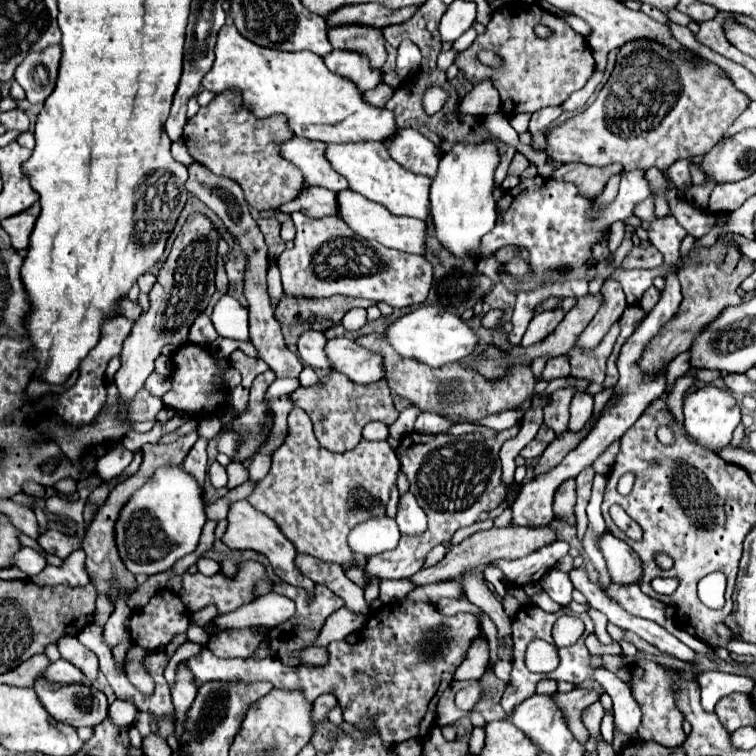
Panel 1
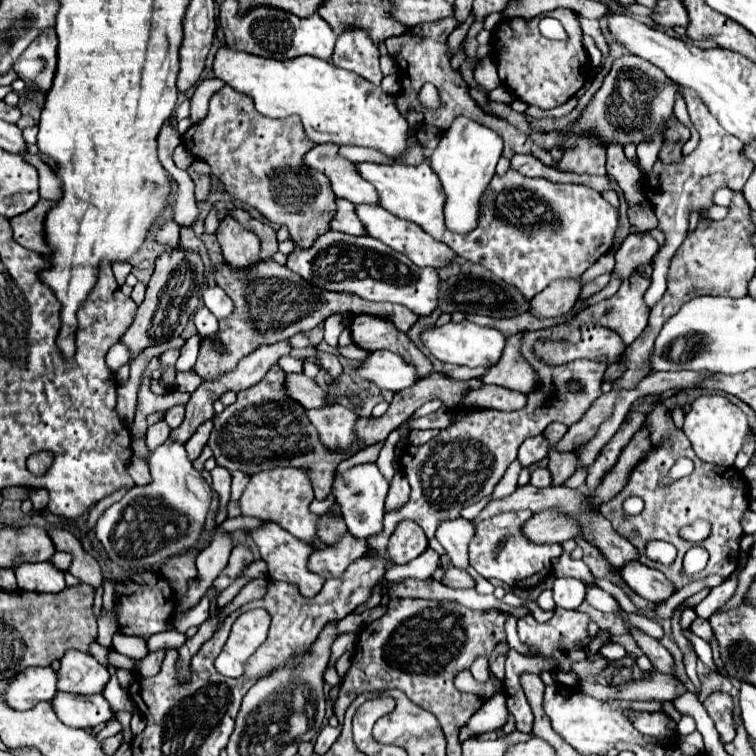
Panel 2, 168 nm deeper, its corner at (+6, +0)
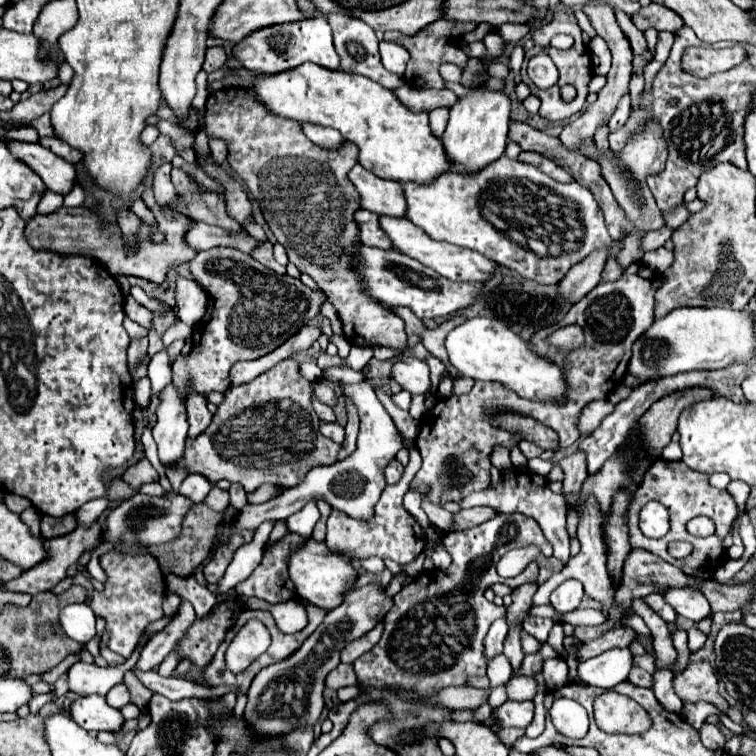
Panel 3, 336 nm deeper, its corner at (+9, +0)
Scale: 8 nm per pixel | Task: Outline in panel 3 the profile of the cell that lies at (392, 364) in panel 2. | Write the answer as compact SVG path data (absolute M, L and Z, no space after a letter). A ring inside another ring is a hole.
M413 356L393 364L393 378L411 394L427 394L431 390L429 366Z

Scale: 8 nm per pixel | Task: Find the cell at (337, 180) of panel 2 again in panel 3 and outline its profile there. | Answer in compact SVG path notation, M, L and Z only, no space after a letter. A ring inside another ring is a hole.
M359 164L353 166L349 178L361 194L361 208L367 208L379 216L405 218L407 200L403 200L403 188L399 184L381 180Z

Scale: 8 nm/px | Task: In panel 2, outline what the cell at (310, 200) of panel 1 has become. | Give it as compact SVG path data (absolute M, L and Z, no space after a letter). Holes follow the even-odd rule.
M336 198L336 212L330 220L330 228L346 232L346 234L356 234L356 236L366 234L364 226L360 224L360 220L354 212L354 204L350 204L348 200L342 200L342 198Z

